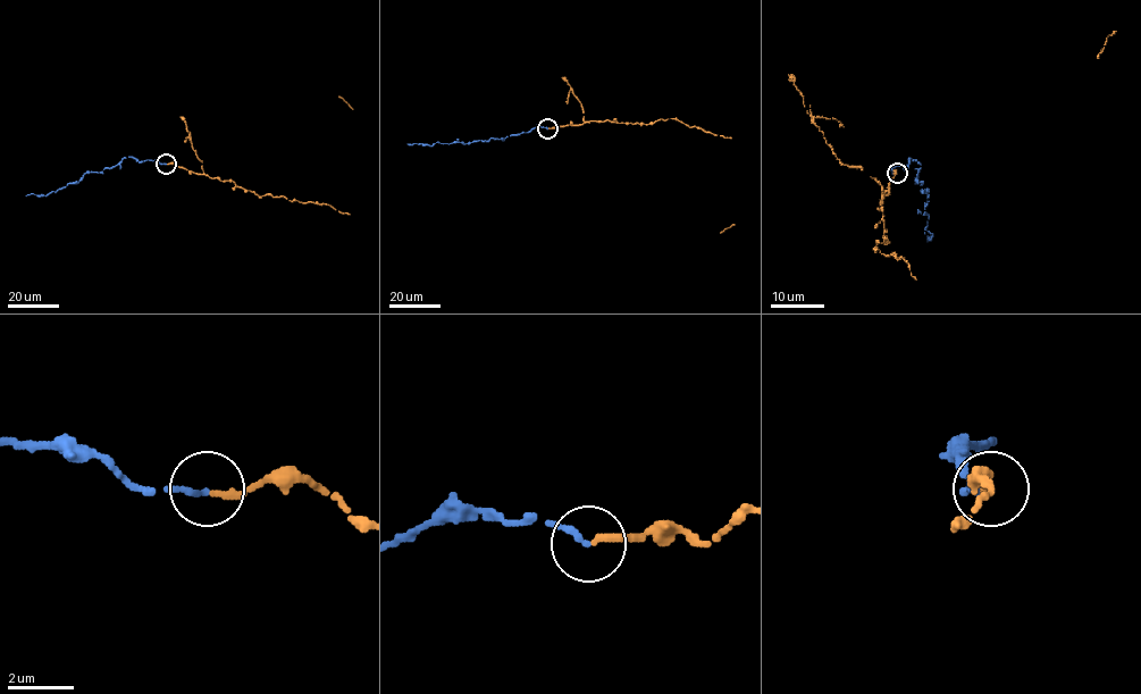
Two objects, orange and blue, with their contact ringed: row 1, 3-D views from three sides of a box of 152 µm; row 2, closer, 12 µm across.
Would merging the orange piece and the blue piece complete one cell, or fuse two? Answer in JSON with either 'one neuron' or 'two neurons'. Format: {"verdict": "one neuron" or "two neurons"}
{"verdict": "one neuron"}

